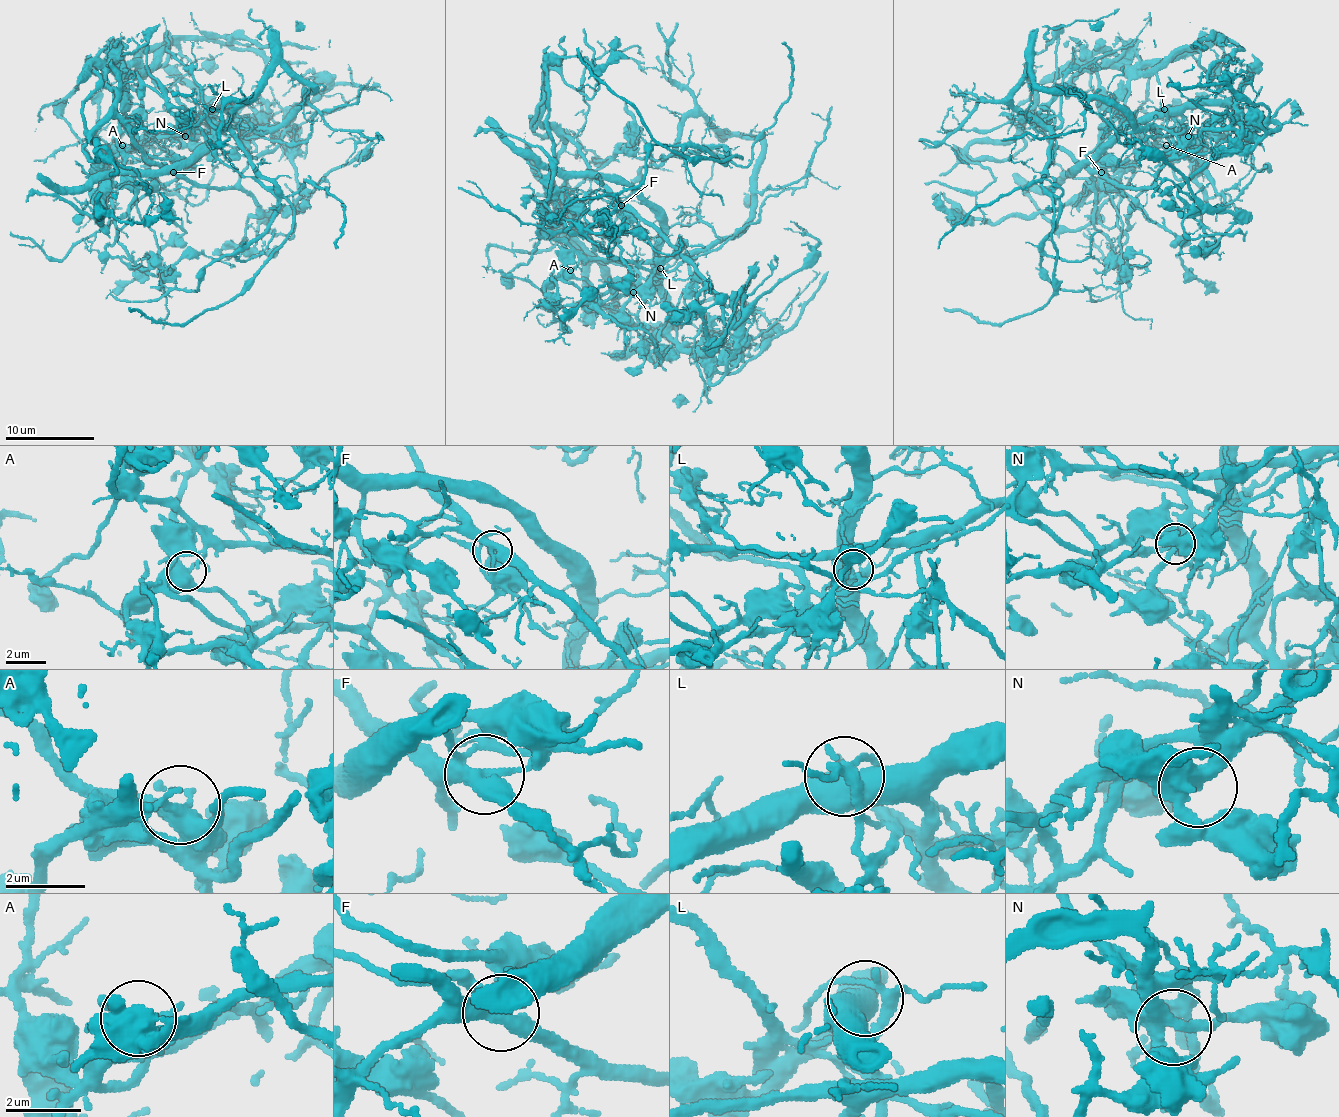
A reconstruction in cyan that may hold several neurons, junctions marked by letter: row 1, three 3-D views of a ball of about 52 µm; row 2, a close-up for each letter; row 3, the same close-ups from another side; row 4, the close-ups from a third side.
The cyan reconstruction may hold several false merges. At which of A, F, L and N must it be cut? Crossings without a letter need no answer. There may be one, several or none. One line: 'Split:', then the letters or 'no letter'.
Split: A, F

